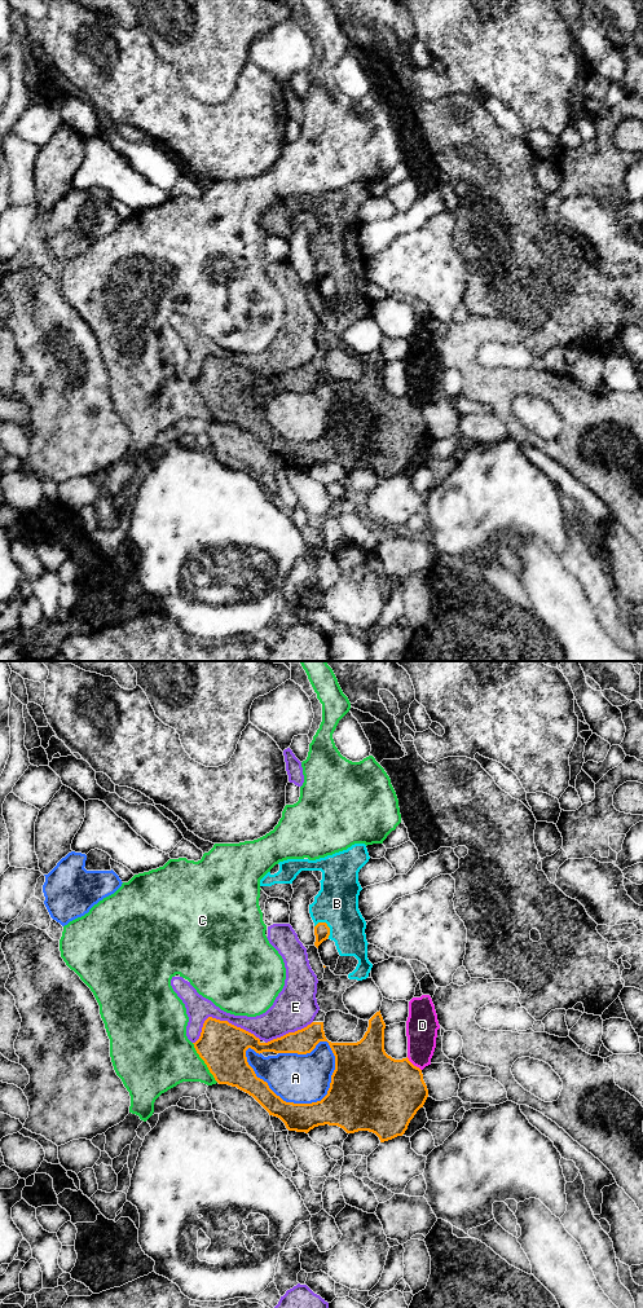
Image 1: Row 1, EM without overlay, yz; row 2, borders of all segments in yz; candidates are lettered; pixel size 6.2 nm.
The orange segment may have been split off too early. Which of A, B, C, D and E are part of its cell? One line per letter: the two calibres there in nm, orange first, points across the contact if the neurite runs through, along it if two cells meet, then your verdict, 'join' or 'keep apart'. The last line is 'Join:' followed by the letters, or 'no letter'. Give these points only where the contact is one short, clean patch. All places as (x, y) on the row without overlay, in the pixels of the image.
A: 180 nm thick on the orange side, 300 nm on the other; keep apart
B: 100 nm thick on the orange side, 280 nm on the other; runs through yz (321, 268), (327, 264), (335, 254), (337, 241); join
C: 300 nm thick on the orange side, 360 nm on the other; keep apart
D: 460 nm thick on the orange side, 200 nm on the other; border along yz (406, 395), (421, 408); keep apart
E: 300 nm thick on the orange side, 160 nm on the other; keep apart
Join: B

